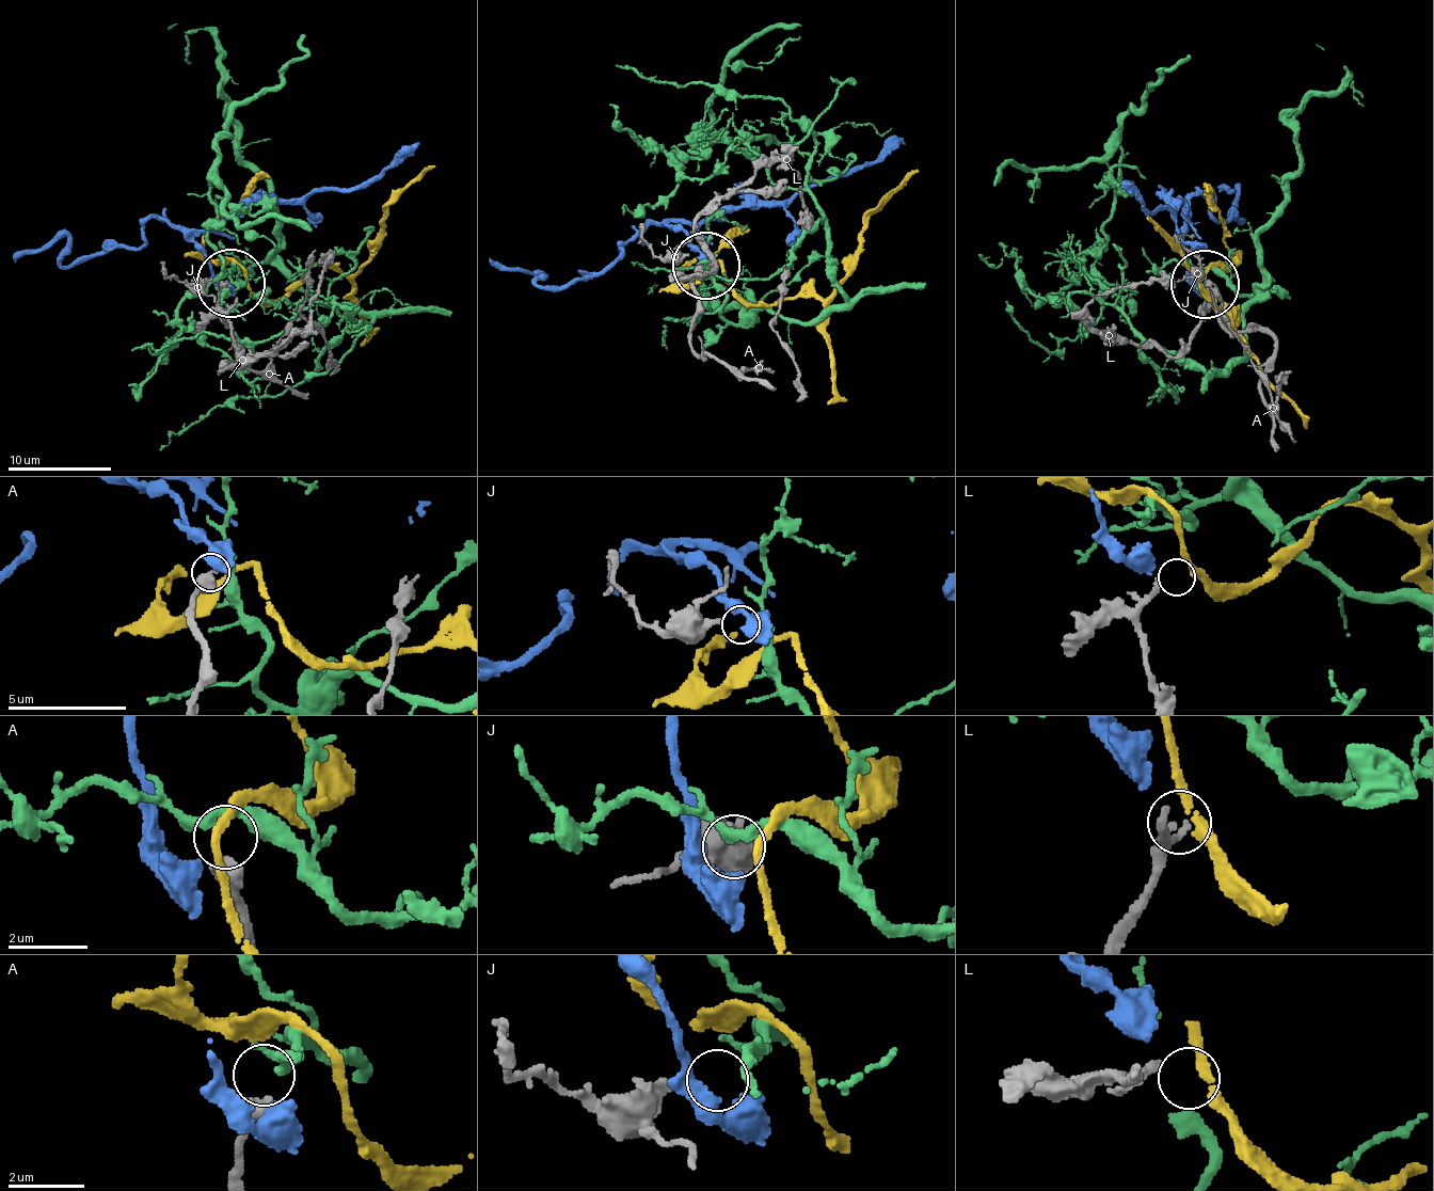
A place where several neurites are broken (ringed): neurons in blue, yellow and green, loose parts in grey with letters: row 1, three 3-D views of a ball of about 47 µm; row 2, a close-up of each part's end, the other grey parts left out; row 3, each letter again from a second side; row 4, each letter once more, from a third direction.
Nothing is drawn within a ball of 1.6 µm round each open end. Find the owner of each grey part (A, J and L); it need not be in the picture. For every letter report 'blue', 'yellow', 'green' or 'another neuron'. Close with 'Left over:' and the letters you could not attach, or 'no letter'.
A: another neuron
J: green
L: yellow
Left over: A

